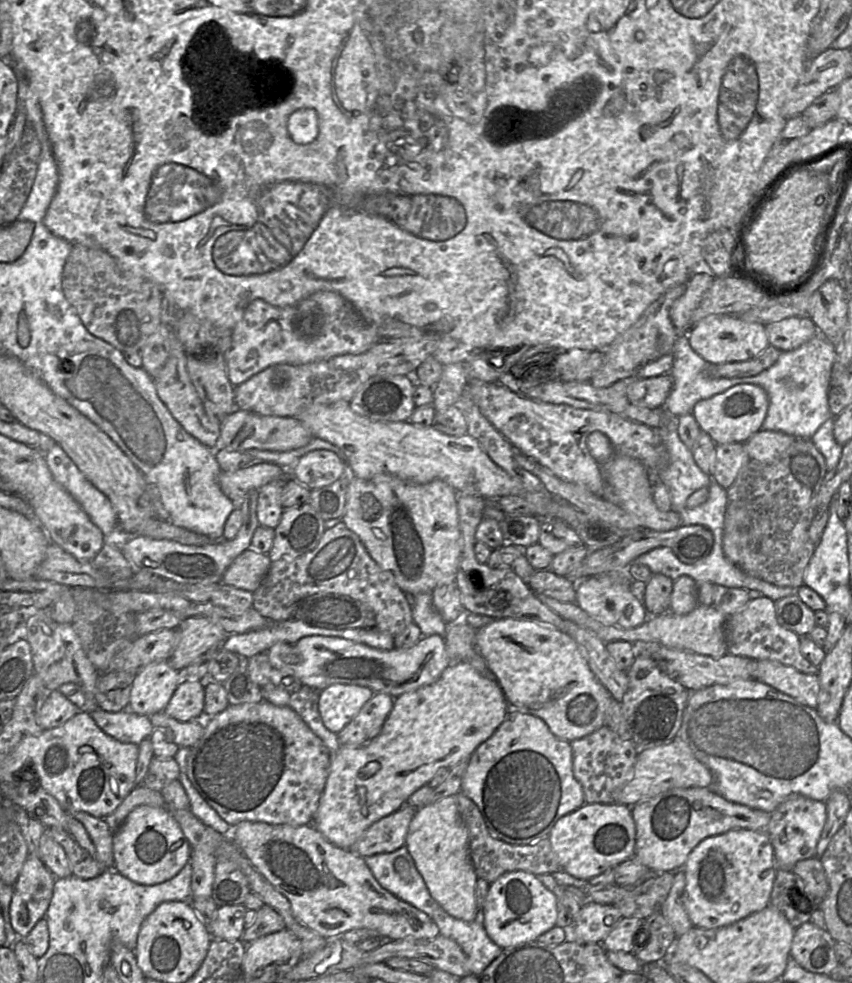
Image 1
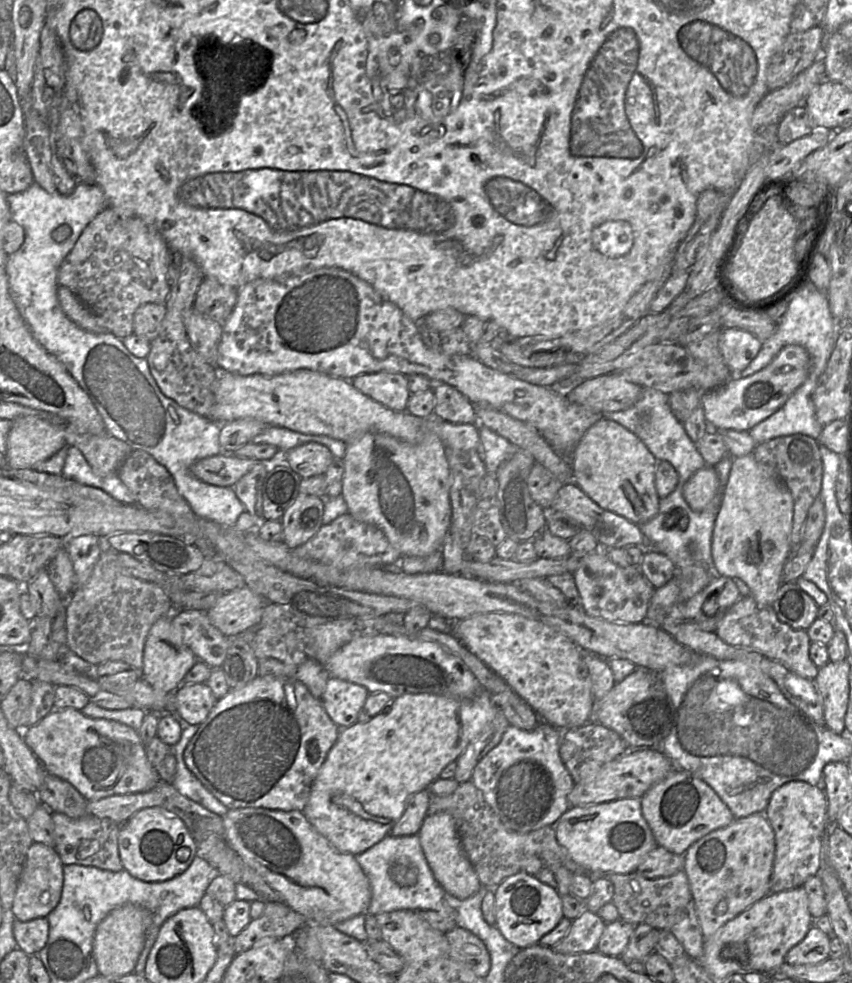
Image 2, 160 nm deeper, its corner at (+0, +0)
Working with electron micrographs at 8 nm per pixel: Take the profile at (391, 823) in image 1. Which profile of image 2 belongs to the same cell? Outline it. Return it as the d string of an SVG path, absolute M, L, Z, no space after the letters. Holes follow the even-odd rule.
M423 789L415 793L407 803L405 811L394 824L390 835L400 837L418 834L429 807L429 791Z

